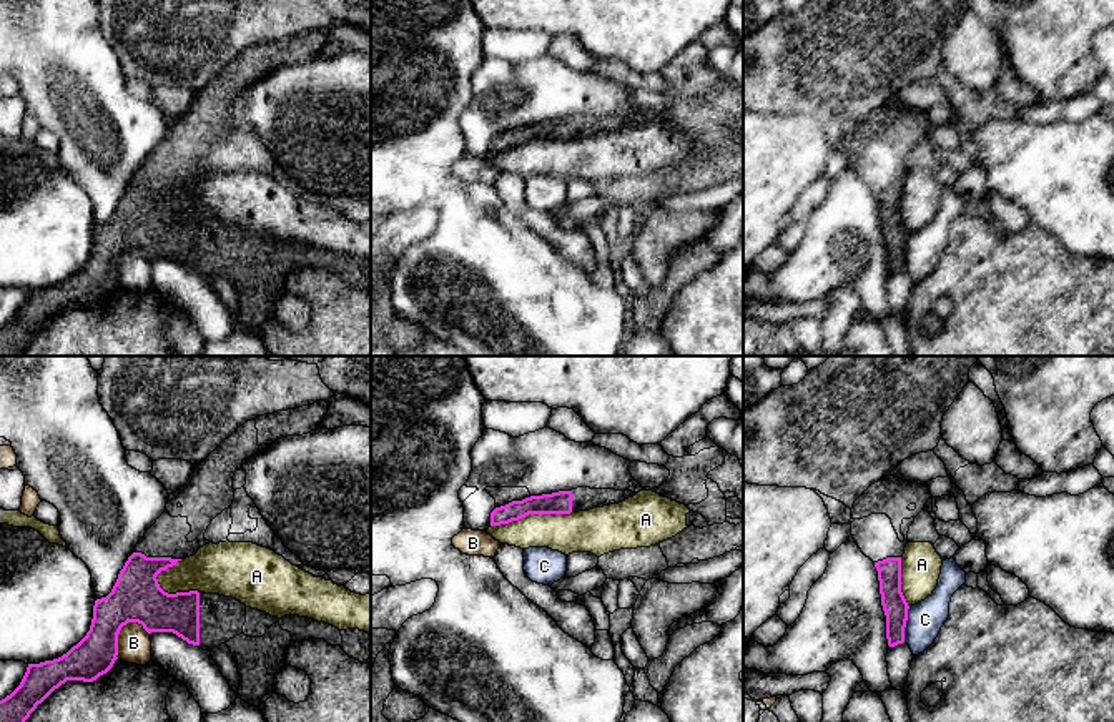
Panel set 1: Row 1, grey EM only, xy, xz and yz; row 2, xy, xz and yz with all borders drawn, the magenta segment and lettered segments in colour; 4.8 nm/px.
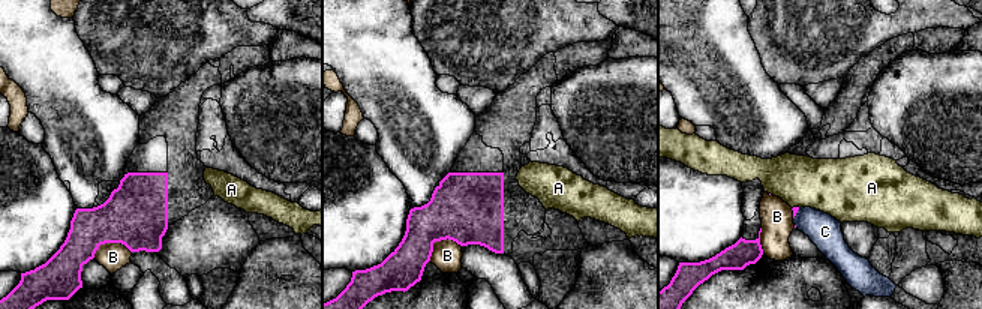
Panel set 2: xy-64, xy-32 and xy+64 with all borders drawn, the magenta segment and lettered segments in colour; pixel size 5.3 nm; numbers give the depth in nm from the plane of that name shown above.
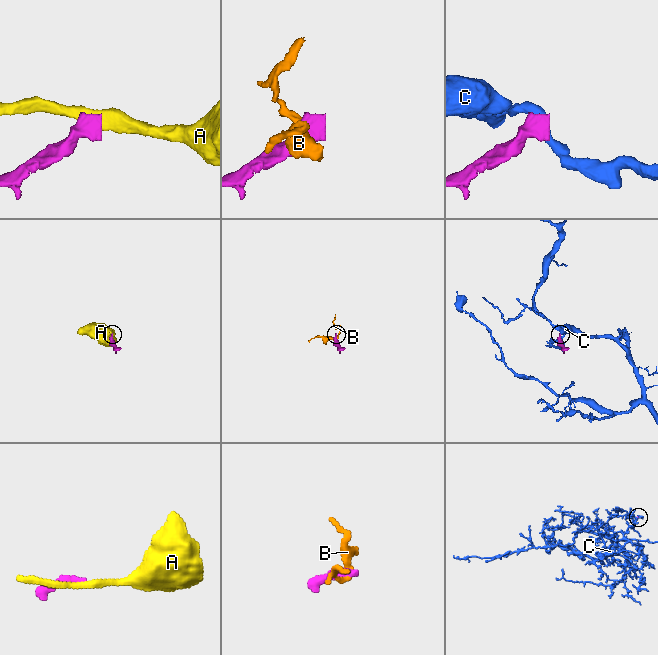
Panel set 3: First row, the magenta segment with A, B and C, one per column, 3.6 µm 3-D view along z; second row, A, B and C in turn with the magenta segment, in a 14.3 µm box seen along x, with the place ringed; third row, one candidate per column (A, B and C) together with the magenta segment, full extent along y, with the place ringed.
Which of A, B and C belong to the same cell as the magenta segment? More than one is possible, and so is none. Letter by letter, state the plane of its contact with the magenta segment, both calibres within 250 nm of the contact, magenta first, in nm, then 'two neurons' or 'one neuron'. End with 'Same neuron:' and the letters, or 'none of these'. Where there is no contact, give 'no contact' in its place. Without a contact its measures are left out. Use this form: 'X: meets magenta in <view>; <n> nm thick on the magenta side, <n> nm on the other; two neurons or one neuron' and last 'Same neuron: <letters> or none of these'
A: meets magenta in xz; 110 nm thick on the magenta side, 190 nm on the other; two neurons
B: meets magenta in xy; 240 nm thick on the magenta side, 160 nm on the other; two neurons
C: meets magenta in yz; 120 nm thick on the magenta side, 180 nm on the other; two neurons
Same neuron: none of these

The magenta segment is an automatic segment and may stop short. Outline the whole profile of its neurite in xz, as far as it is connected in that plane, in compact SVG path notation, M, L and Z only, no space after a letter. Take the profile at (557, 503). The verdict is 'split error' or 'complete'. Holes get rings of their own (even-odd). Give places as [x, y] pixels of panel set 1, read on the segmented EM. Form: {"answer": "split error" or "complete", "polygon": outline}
{"answer": "split error", "polygon": "M577 487L572 491L530 496L522 501L512 501L505 506L495 507L490 512L490 526L509 524L529 514L570 514L579 511L589 511L594 507L619 504L633 496L635 492L632 491L590 487Z"}

